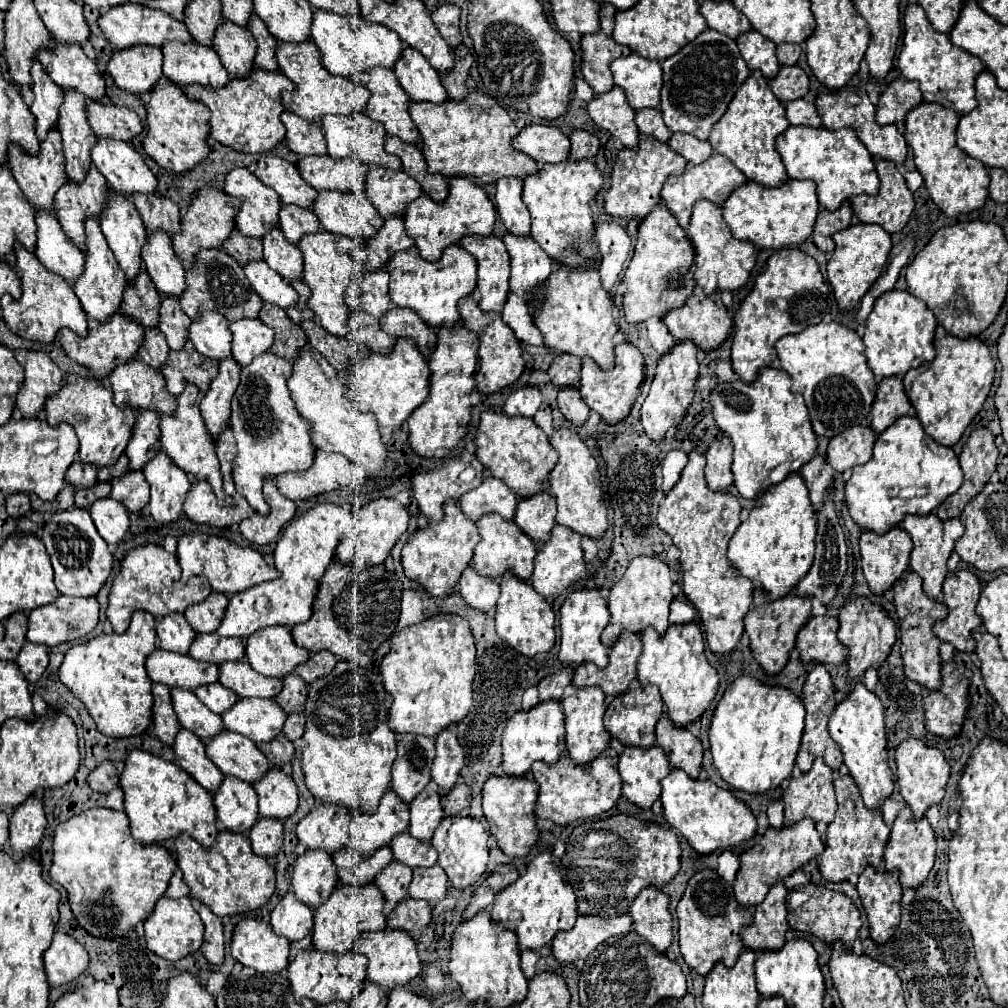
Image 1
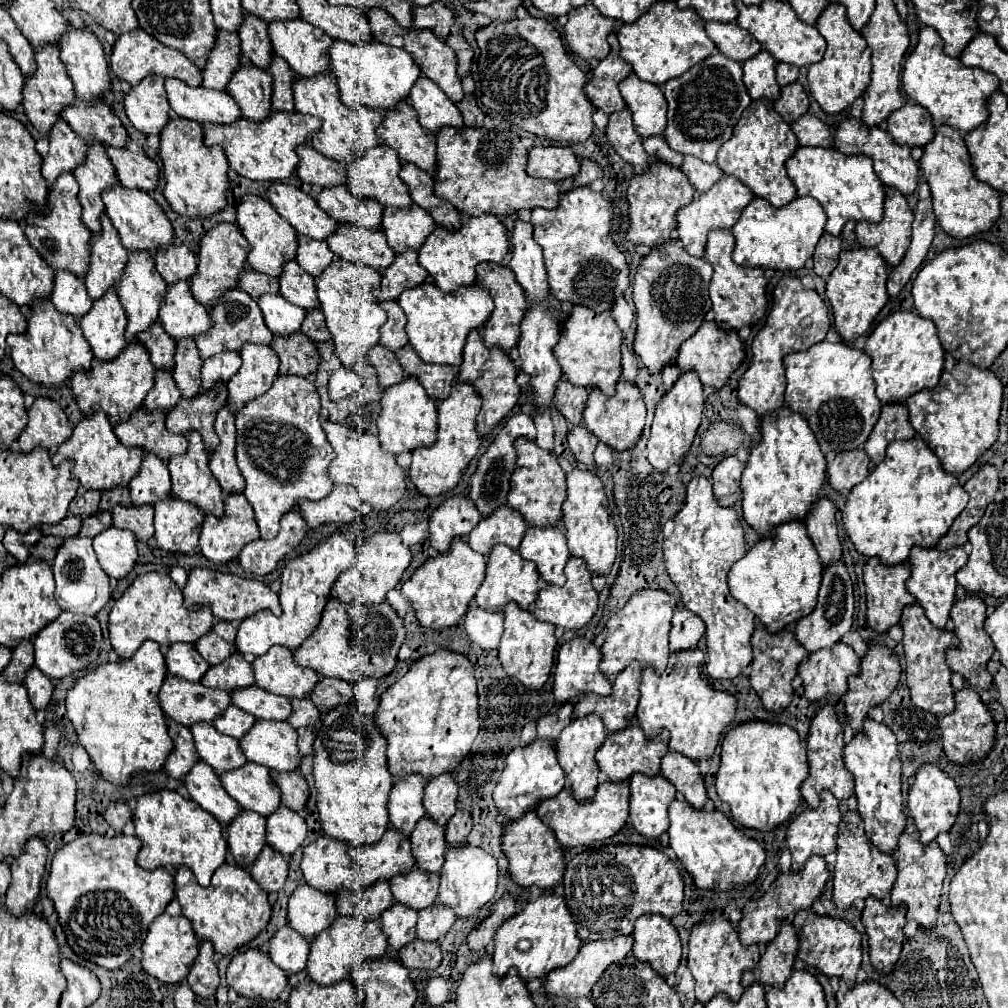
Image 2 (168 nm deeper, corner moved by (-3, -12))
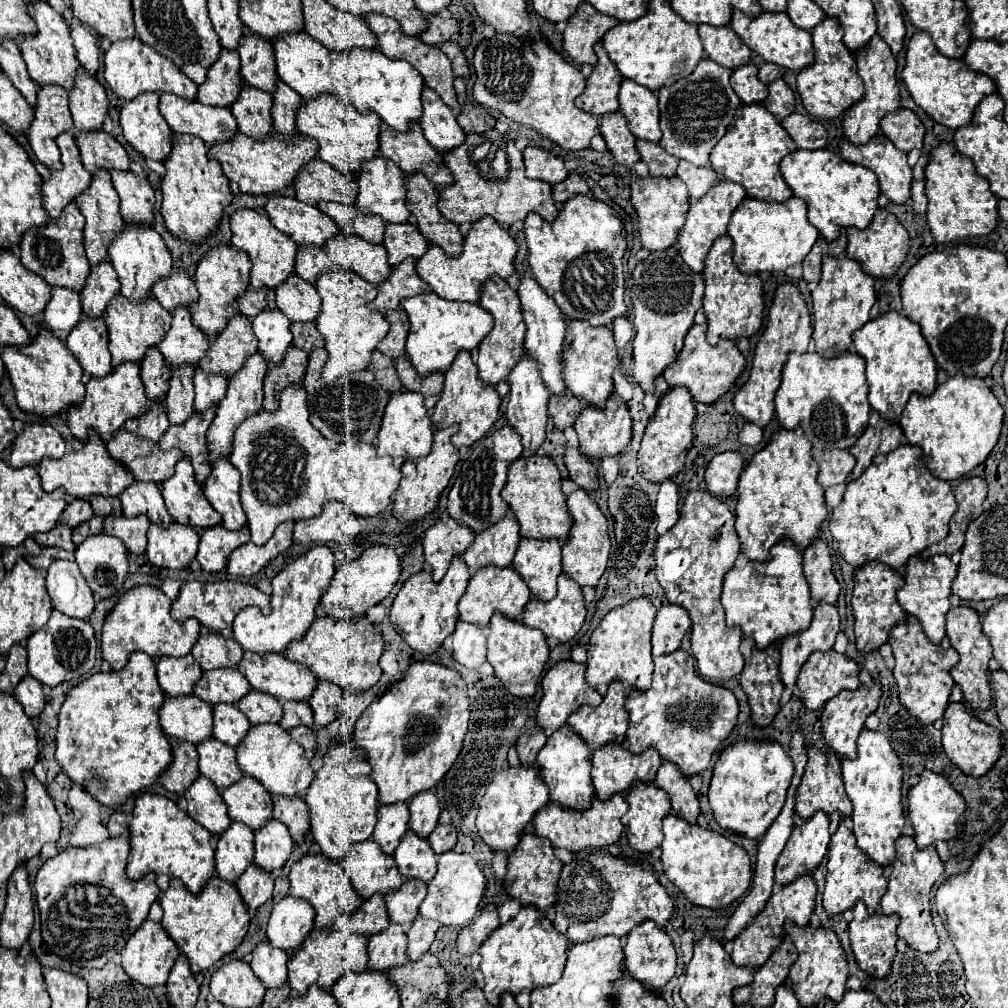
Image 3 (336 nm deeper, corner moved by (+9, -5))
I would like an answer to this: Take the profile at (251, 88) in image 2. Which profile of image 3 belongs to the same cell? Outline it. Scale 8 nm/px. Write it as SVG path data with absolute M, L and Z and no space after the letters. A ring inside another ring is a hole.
M241 83L241 93L231 105L231 111L237 119L239 133L245 133L253 139L261 139L271 131L271 103L273 97L263 89L253 89L253 85Z

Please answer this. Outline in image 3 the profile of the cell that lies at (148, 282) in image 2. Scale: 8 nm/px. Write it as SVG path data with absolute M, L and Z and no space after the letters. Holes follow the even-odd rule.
M117 293L113 301L109 303L109 309L105 311L105 323L109 329L109 351L113 355L113 365L119 365L123 361L141 361L145 351L153 345L159 345L165 331L171 325L171 313L161 309L157 299L149 295L149 301L141 301L141 305L133 305L129 297L123 297Z

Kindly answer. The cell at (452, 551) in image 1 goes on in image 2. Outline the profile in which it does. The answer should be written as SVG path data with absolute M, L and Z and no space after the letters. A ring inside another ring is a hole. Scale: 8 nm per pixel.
M453 540L447 554L429 558L421 568L415 570L409 582L403 584L403 596L411 602L415 616L421 626L431 630L443 630L457 626L471 606L477 588L485 576L485 558L469 548L465 540Z

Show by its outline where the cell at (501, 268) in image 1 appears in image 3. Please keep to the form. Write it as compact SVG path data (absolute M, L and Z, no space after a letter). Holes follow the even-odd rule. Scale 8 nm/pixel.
M491 277L485 281L485 287L481 287L481 305L493 315L493 329L491 333L483 339L483 343L475 351L475 363L479 367L479 377L491 385L497 385L499 379L507 379L509 369L517 363L517 359L523 353L523 337L525 337L525 323L521 317L521 305L519 305L519 295L515 289L511 289L505 279L501 277Z

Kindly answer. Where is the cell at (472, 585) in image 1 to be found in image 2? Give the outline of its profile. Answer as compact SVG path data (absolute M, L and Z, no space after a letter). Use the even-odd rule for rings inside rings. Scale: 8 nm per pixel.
M469 606L465 614L463 628L471 642L475 642L481 650L497 650L501 634L503 634L503 614L501 612L485 612L477 606Z

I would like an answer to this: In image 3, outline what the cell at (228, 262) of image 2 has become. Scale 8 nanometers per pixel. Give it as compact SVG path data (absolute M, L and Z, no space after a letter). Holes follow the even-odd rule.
M231 245L211 247L209 253L201 257L197 271L195 271L195 285L199 291L199 299L193 301L193 305L189 305L189 313L191 313L193 323L201 327L209 339L213 339L215 333L219 333L225 327L227 317L233 311L237 311L233 303L237 295L243 293L249 285L249 269L251 269L249 255L243 253L241 249L233 249Z

